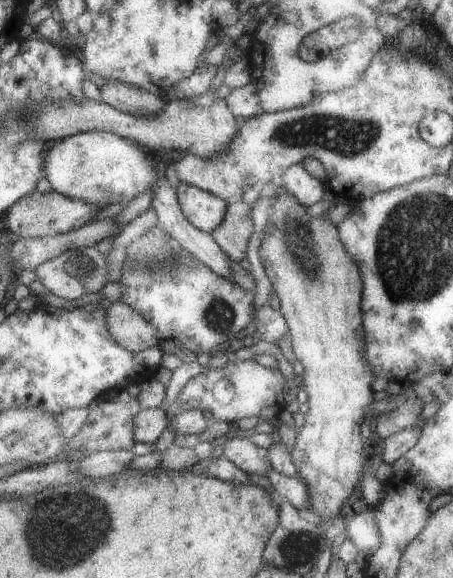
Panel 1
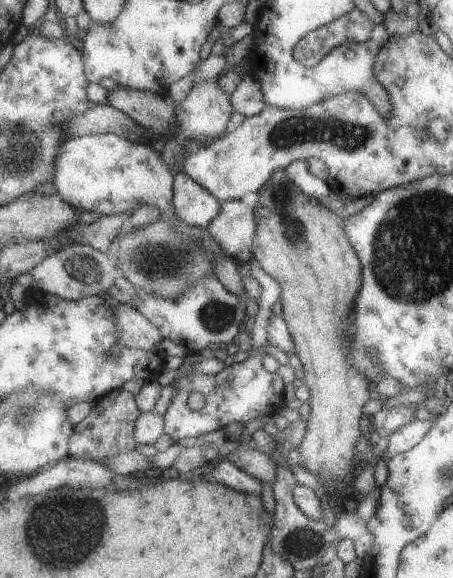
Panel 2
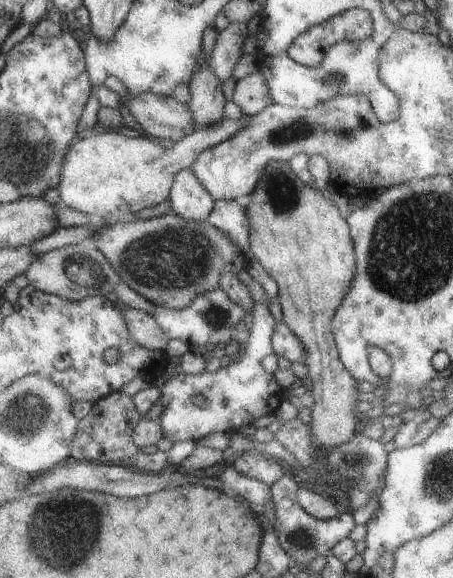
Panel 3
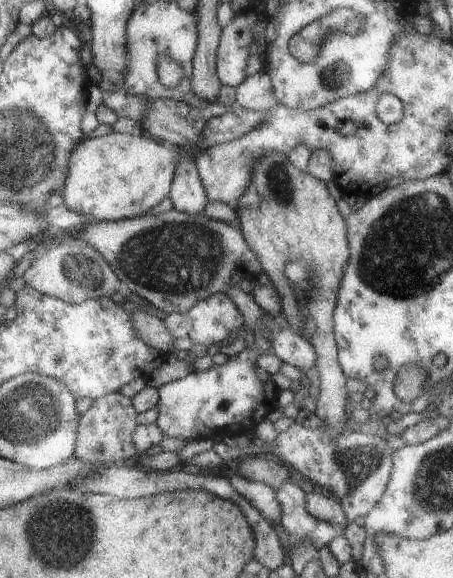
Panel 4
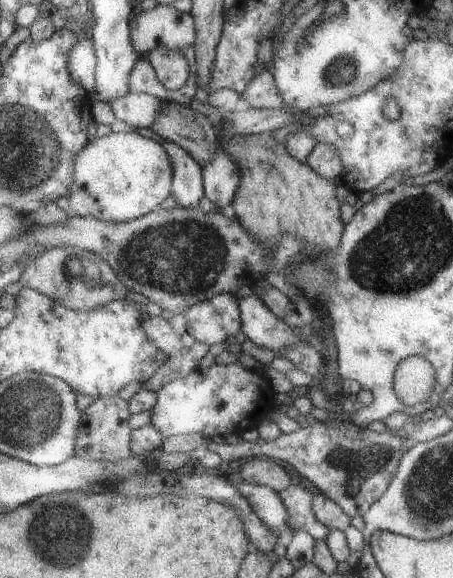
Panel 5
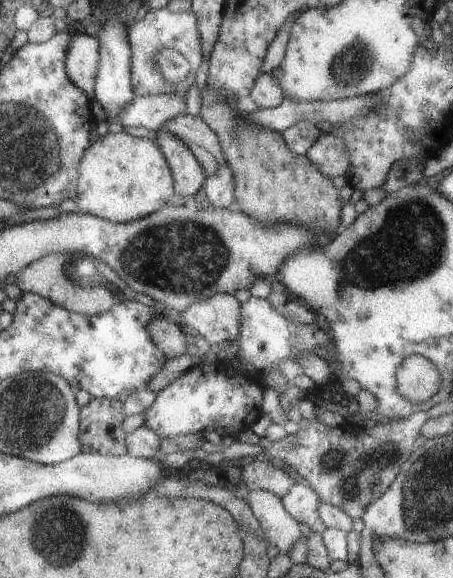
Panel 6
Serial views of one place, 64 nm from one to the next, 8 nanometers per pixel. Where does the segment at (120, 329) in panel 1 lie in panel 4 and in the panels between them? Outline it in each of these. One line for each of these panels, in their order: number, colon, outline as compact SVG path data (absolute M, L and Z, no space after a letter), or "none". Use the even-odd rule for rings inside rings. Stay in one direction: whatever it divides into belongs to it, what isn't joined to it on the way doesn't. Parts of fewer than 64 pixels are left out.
2: M119 304L113 308L117 330L121 334L121 348L135 348L135 350L145 350L153 352L159 350L159 342L163 340L161 330L151 324L141 310L137 310L131 304Z
3: M127 308L123 310L123 316L129 326L131 338L133 342L137 342L137 346L145 346L149 350L161 352L167 346L167 342L171 340L169 336L165 336L165 330L157 324L157 318L153 314L147 314L135 308Z
4: M137 310L131 316L133 316L133 324L135 324L135 330L137 330L137 336L145 344L149 344L151 348L161 350L161 352L171 352L175 336L167 330L167 326L165 326L165 322L161 318L145 314L143 310Z

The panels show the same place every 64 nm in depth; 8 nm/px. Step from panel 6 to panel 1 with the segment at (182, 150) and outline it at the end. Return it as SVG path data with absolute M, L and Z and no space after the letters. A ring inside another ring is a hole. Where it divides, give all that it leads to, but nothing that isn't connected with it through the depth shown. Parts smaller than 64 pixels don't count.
M179 184L177 194L189 222L193 222L193 226L201 228L203 232L213 234L225 222L231 206L229 200L187 184Z

